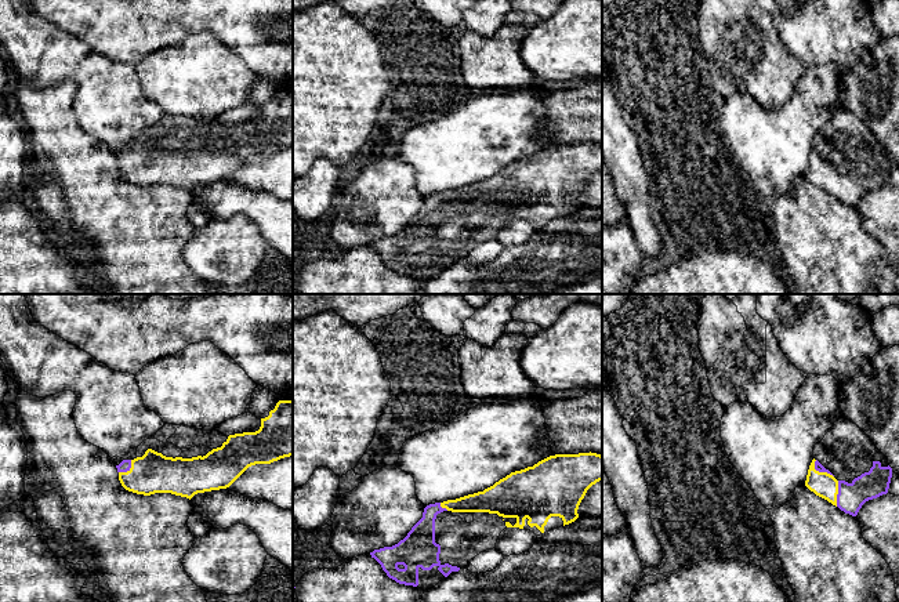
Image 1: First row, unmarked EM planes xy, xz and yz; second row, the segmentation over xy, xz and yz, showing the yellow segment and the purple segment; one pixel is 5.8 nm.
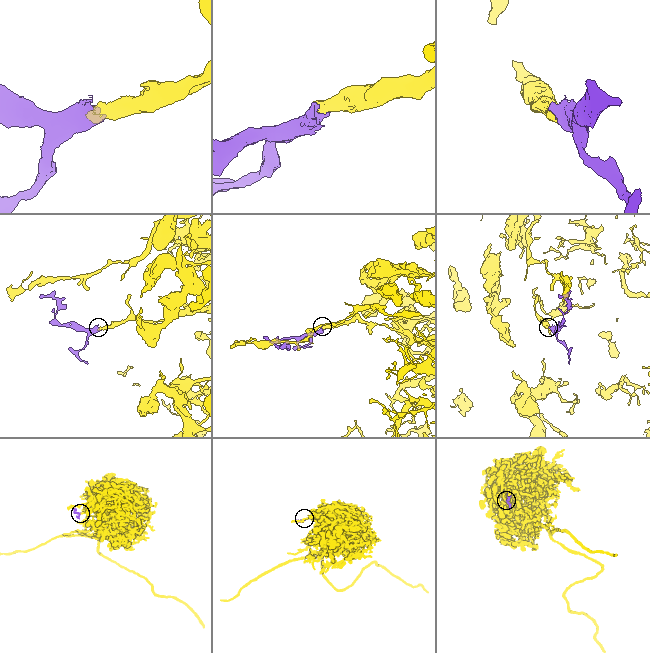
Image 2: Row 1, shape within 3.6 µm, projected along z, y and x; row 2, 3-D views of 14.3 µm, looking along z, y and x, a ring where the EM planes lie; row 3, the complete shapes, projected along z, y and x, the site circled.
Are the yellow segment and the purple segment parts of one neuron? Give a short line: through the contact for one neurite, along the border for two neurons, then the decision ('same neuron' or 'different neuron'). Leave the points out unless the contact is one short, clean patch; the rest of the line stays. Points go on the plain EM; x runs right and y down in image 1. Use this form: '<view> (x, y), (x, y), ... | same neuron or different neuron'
yz (822, 174), (837, 184), (856, 184), (870, 176) | same neuron

